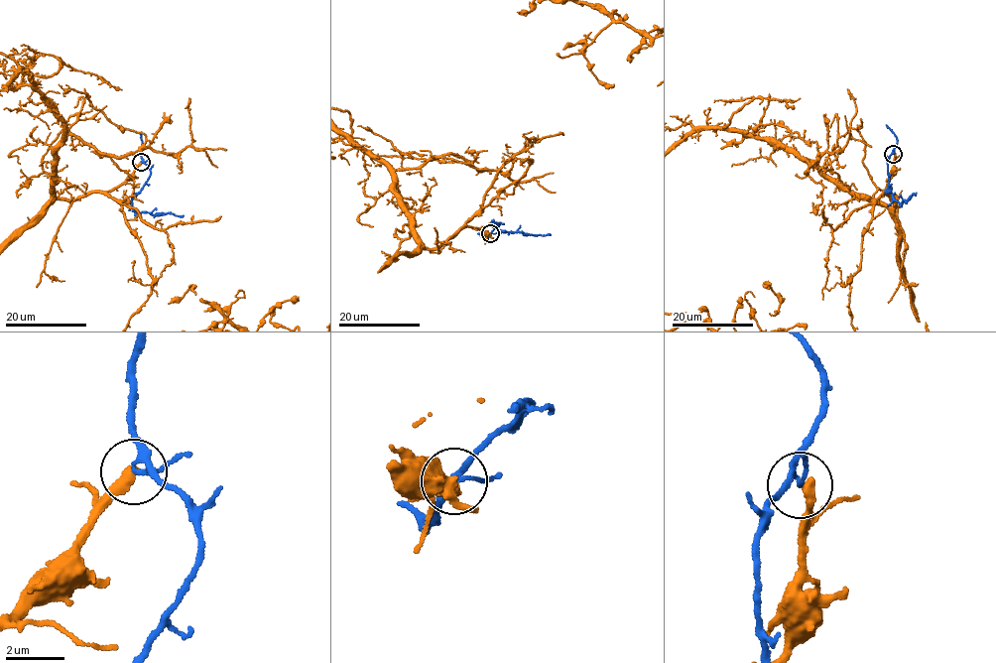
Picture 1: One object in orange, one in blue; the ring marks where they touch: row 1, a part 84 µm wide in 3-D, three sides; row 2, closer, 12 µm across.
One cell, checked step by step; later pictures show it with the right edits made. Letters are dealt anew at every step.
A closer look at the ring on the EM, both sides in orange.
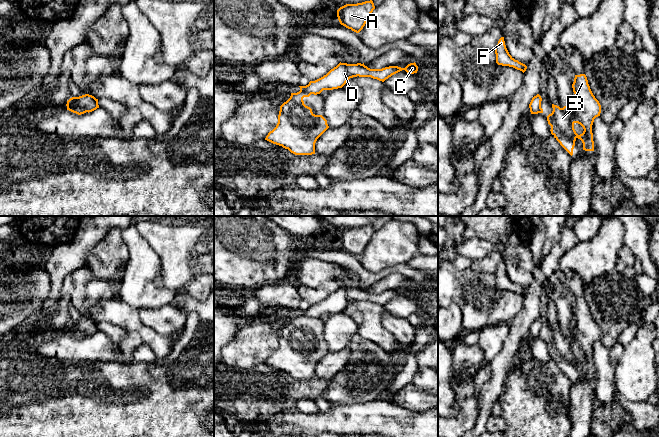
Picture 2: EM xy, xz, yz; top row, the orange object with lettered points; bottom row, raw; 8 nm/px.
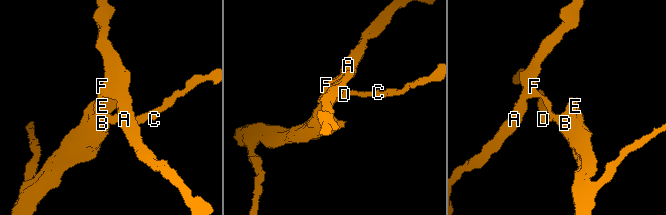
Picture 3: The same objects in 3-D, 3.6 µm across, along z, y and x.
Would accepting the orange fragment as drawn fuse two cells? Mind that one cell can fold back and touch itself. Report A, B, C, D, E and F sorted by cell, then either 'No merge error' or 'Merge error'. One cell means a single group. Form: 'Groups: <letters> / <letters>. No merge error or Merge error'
Groups: A C D F / B E. Merge error

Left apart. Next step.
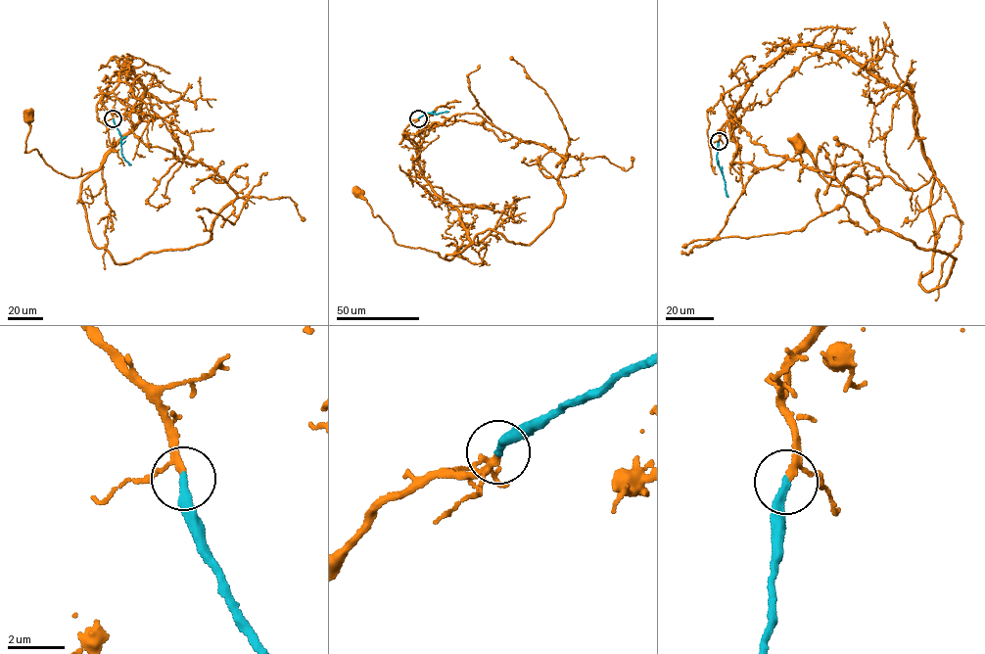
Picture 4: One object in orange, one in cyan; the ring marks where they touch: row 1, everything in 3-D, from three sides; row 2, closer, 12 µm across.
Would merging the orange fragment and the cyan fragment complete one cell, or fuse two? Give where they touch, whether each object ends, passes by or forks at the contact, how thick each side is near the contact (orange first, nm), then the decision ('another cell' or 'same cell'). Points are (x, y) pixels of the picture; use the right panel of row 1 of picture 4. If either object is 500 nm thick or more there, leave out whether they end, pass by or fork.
at (719, 141); orange passes by; cyan ends there; 170 nm thick on the orange side, 300 nm on the other; same cell

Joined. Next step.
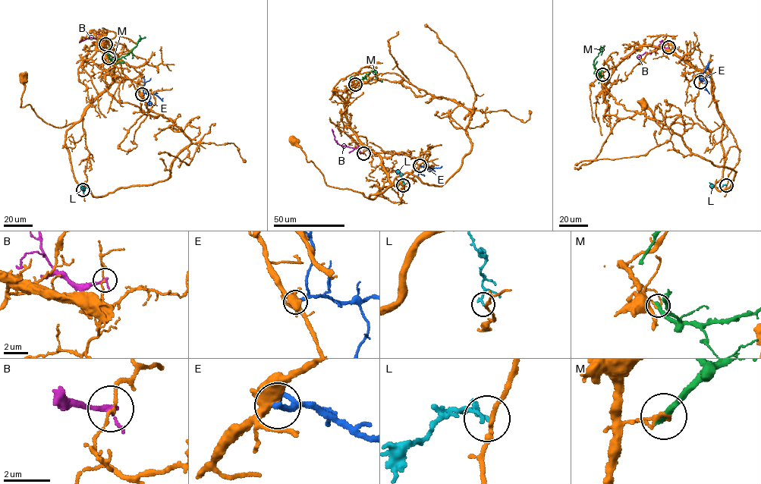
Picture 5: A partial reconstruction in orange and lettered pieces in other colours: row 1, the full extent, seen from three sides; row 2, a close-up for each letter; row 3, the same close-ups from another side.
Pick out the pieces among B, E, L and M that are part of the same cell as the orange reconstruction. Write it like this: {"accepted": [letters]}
{"accepted": []}

